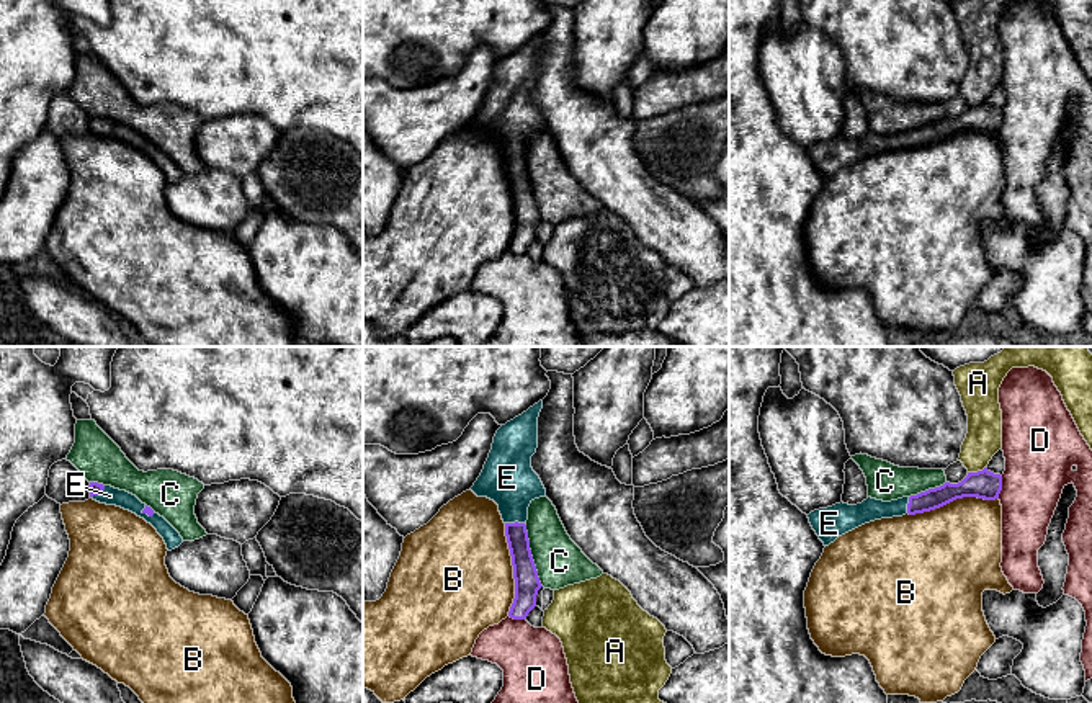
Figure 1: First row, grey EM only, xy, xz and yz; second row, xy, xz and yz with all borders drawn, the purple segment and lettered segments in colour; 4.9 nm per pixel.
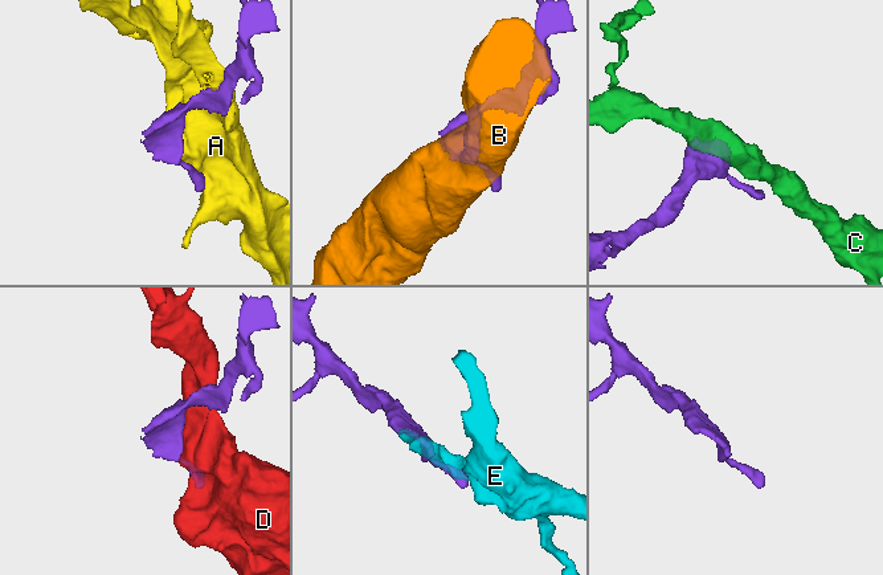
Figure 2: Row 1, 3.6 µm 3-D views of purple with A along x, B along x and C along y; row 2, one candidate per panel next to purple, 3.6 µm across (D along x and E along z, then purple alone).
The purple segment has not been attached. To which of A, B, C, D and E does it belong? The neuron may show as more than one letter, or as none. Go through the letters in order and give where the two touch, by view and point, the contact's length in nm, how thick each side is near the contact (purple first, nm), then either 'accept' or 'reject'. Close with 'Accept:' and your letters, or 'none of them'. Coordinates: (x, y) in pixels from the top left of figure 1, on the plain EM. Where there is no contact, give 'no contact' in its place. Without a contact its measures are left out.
A: meets purple in yz at (978, 105); contact 90 nm long; 140 nm thick on the purple side, 180 nm on the other; reject
B: meets purple in xz at (514, 203); contact 460 nm long; 130 nm thick on the purple side, 480 nm on the other; reject
C: meets purple in xz at (532, 190); contact 320 nm long; 130 nm thick on the purple side, 240 nm on the other; reject
D: meets purple in yz at (1001, 121); contact 110 nm long; 140 nm thick on the purple side, 340 nm on the other; reject
E: meets purple in xz at (515, 156); contact 110 nm long; 110 nm thick on the purple side, 260 nm on the other; accept
Accept: E

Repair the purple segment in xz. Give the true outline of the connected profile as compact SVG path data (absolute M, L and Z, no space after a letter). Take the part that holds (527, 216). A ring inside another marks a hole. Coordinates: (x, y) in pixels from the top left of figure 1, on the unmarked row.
M543 34L497 64L484 103L471 121L477 131L487 131L499 139L505 157L515 213L515 232L508 245L513 253L528 250L543 221L526 165L530 137L546 131L546 123L531 101L531 90L538 82L541 43Z

